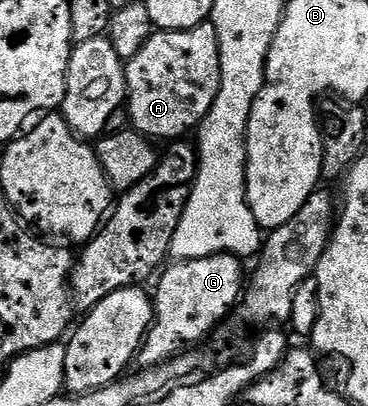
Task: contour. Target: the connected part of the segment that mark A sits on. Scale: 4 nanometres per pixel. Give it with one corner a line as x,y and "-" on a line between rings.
207,21
187,31
159,31
125,64
126,101
128,123
133,130
145,135
151,141
166,139
178,141
201,127
202,118
212,109
216,93
220,93
220,41
216,37
214,24

